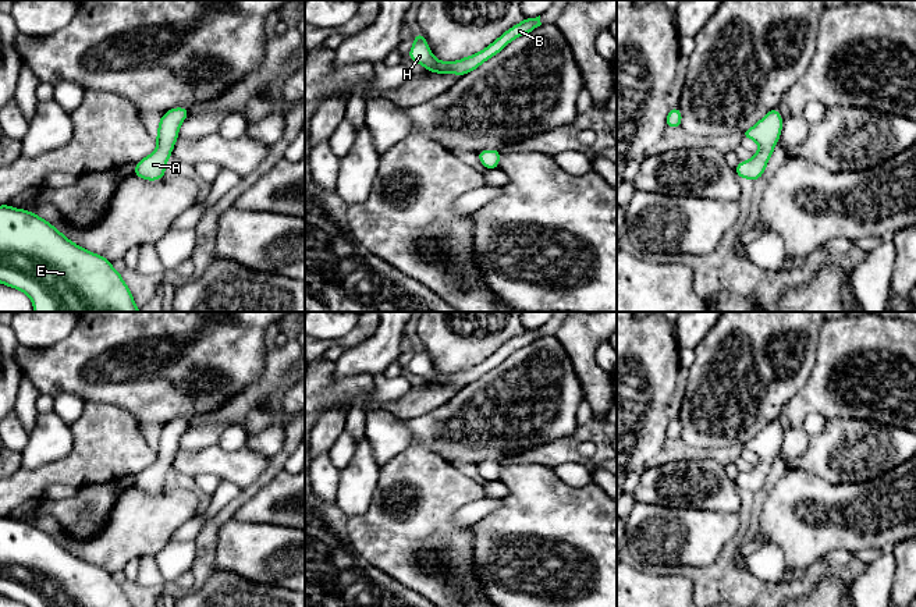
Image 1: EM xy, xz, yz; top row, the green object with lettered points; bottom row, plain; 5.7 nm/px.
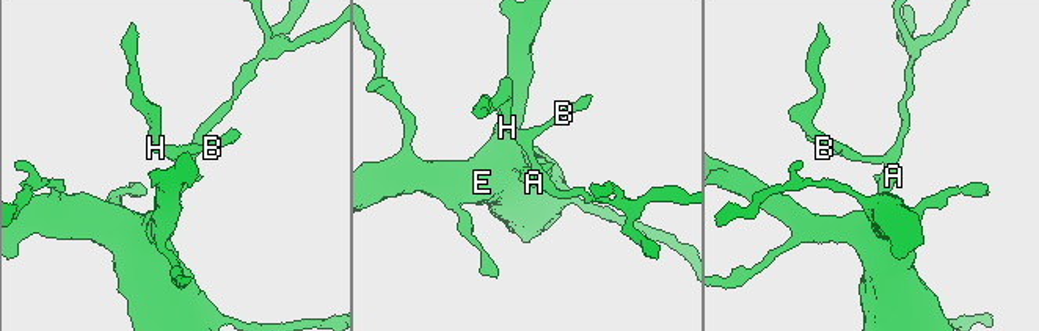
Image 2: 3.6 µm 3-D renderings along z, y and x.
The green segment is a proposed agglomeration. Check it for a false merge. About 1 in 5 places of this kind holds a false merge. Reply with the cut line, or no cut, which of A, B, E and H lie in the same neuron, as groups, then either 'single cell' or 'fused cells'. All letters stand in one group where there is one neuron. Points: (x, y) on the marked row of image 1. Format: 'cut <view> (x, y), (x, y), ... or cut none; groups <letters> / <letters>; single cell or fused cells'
cut none; groups A B E H; single cell

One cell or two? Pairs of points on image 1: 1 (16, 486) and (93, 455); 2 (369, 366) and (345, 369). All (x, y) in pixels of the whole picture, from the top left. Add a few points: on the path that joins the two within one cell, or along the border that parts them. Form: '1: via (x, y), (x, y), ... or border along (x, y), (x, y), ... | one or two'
1: via (35, 481), (53, 472), (74, 469) | one
2: via (364, 366), (351, 366) | one

